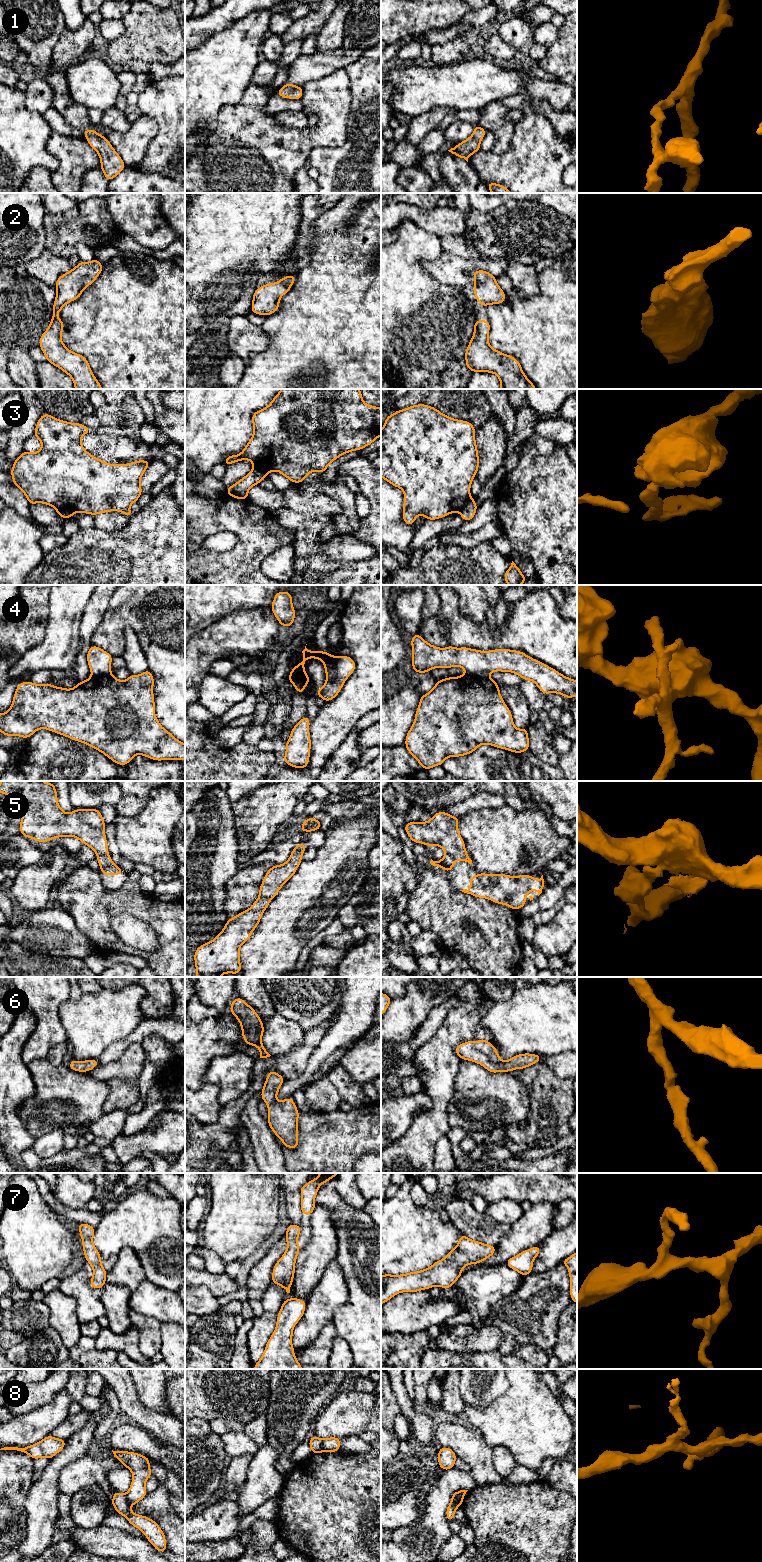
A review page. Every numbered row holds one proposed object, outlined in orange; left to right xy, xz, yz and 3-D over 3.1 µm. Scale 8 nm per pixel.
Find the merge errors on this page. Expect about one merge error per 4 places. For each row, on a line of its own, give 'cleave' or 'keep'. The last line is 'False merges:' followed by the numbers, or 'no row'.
1: keep
2: keep
3: cleave
4: cleave
5: keep
6: keep
7: keep
8: cleave
False merges: 3, 4, 8

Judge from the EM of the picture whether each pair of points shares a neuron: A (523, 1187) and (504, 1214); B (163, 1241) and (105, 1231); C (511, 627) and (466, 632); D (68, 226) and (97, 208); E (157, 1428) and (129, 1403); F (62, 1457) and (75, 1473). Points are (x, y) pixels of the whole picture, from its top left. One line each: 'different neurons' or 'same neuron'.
A: different neurons
B: same neuron
C: same neuron
D: same neuron
E: same neuron
F: different neurons

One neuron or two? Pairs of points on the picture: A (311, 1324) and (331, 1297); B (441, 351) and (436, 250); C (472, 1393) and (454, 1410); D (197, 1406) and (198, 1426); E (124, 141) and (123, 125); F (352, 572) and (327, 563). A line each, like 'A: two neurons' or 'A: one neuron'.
A: one neuron
B: one neuron
C: two neurons
D: two neurons
E: two neurons
F: two neurons

